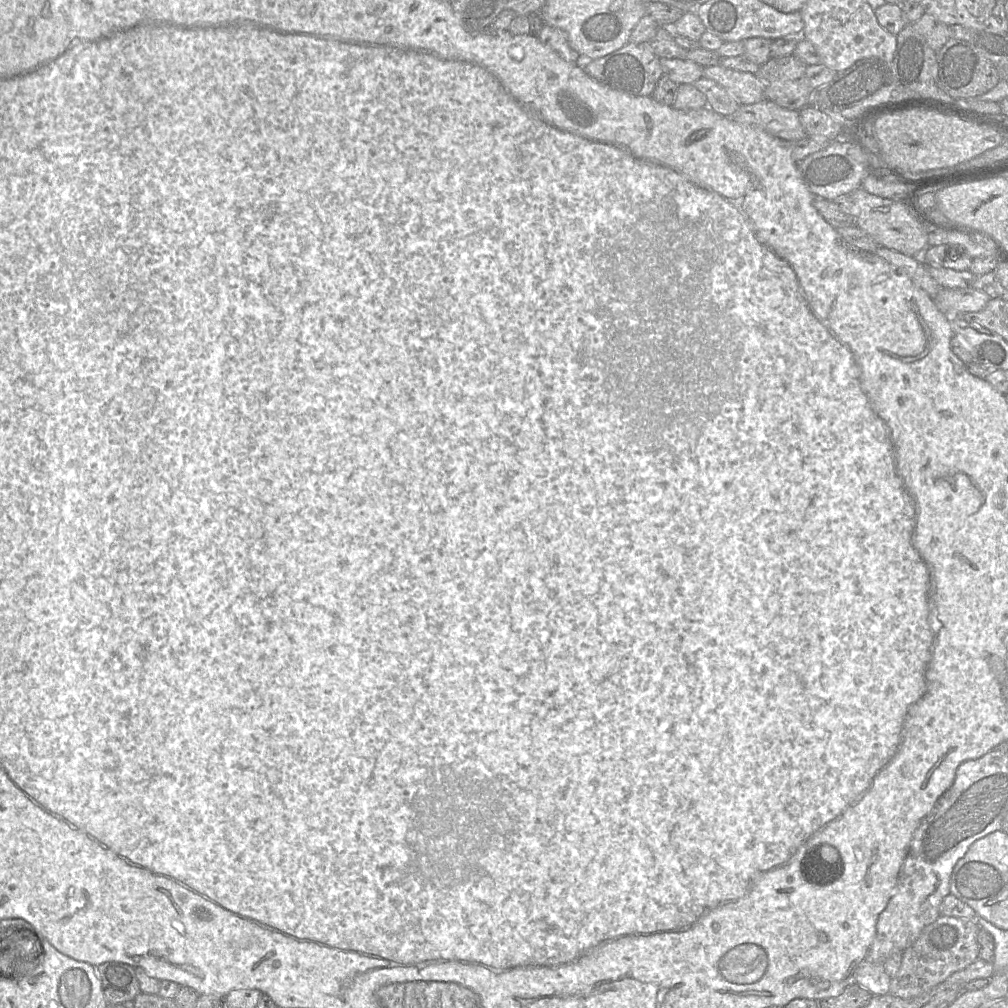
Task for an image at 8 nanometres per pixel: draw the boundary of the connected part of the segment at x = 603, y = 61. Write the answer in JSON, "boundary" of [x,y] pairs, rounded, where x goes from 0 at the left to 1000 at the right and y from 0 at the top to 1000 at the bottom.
{"boundary":[[[624,42],[608,53],[590,60],[579,60],[575,64],[593,81],[629,95],[646,95],[654,78],[658,75],[655,58],[648,52],[644,42]]]}

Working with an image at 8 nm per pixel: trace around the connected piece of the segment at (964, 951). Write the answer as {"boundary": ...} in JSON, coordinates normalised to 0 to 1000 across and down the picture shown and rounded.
{"boundary":[[[933,908],[920,918],[906,937],[896,944],[893,961],[884,971],[882,985],[895,991],[905,991],[922,984],[945,965],[960,959],[970,950],[971,922],[966,912]]]}

